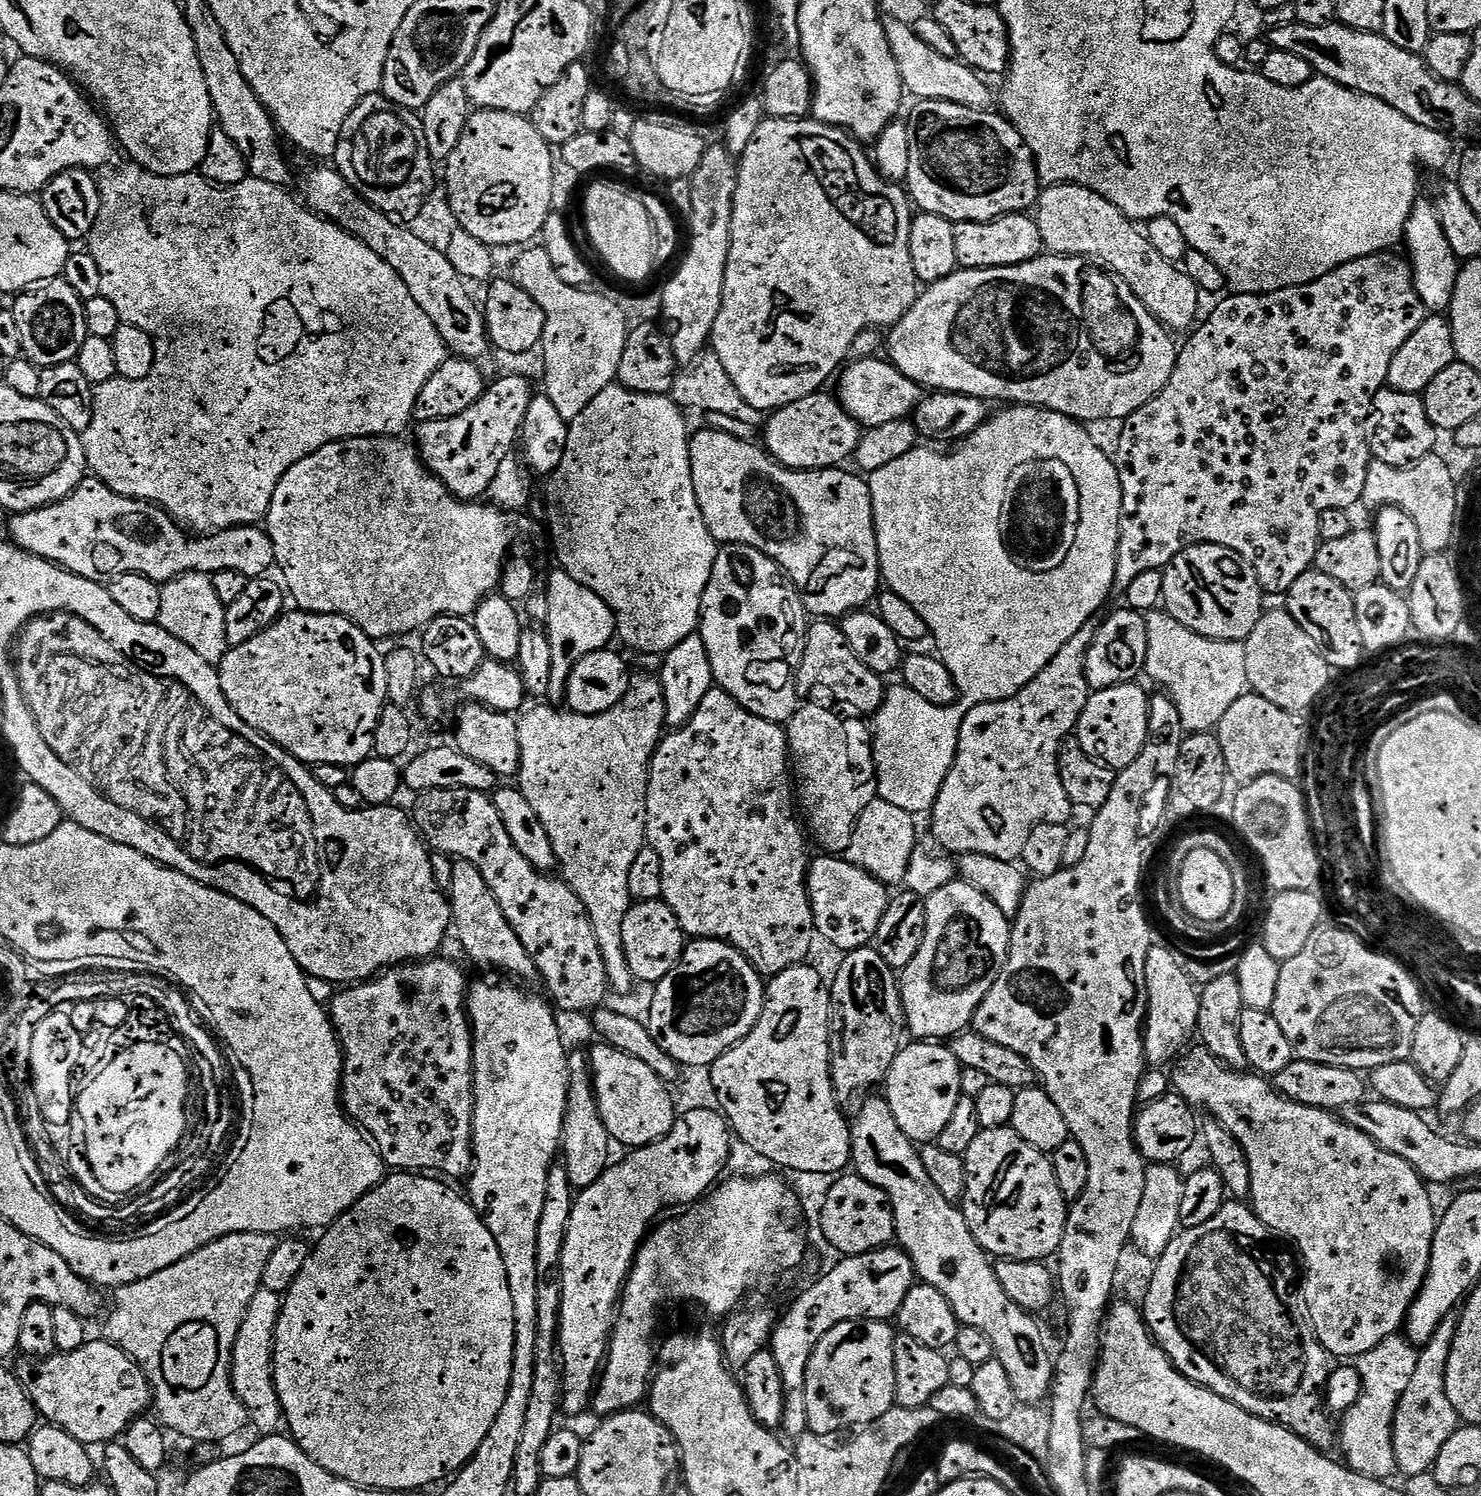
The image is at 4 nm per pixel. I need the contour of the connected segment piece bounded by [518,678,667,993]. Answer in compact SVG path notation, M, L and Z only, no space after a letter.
M656 678L640 680L637 684L635 681L618 706L597 716L578 716L548 702L537 704L540 705L529 707L518 720L522 742L518 787L550 834L557 863L561 869L564 867L563 879L572 885L590 914L606 962L611 991L628 992L634 985L634 977L622 946L622 922L626 922L628 909L634 903L630 892L630 869L640 848L646 844L648 770L652 767L652 755L666 732L663 686Z

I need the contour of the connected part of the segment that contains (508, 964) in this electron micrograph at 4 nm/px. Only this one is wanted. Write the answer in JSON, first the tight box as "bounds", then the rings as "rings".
{"bounds":[446,860,537,980],"rings":[[[456,860],[453,866],[454,882],[450,885],[446,895],[452,910],[454,936],[460,939],[464,952],[476,964],[484,968],[501,968],[509,972],[509,977],[528,980],[537,975],[534,962],[530,954],[526,954],[526,946],[518,942],[518,934],[506,922],[506,914],[502,914],[502,906],[498,906],[498,898],[486,886],[486,878],[482,878],[482,870],[465,860]]]}

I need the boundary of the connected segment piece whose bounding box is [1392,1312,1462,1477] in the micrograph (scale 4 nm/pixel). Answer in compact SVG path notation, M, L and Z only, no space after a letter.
M1456 1312L1446 1314L1429 1344L1419 1349L1418 1366L1414 1366L1410 1386L1406 1386L1396 1407L1392 1423L1392 1446L1396 1467L1405 1477L1431 1471L1438 1454L1442 1454L1442 1446L1446 1446L1446 1441L1450 1439L1450 1434L1461 1427L1460 1415L1446 1394L1446 1366L1450 1362L1457 1323Z

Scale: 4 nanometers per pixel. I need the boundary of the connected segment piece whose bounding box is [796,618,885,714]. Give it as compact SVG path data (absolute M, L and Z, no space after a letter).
M816 618L808 625L808 641L804 647L804 661L800 663L800 671L796 678L797 689L801 693L812 692L823 684L848 684L852 680L853 713L869 712L875 714L885 707L885 681L866 662L861 662L858 654L850 650L850 642L846 642L846 634L842 634L839 623L828 618Z

